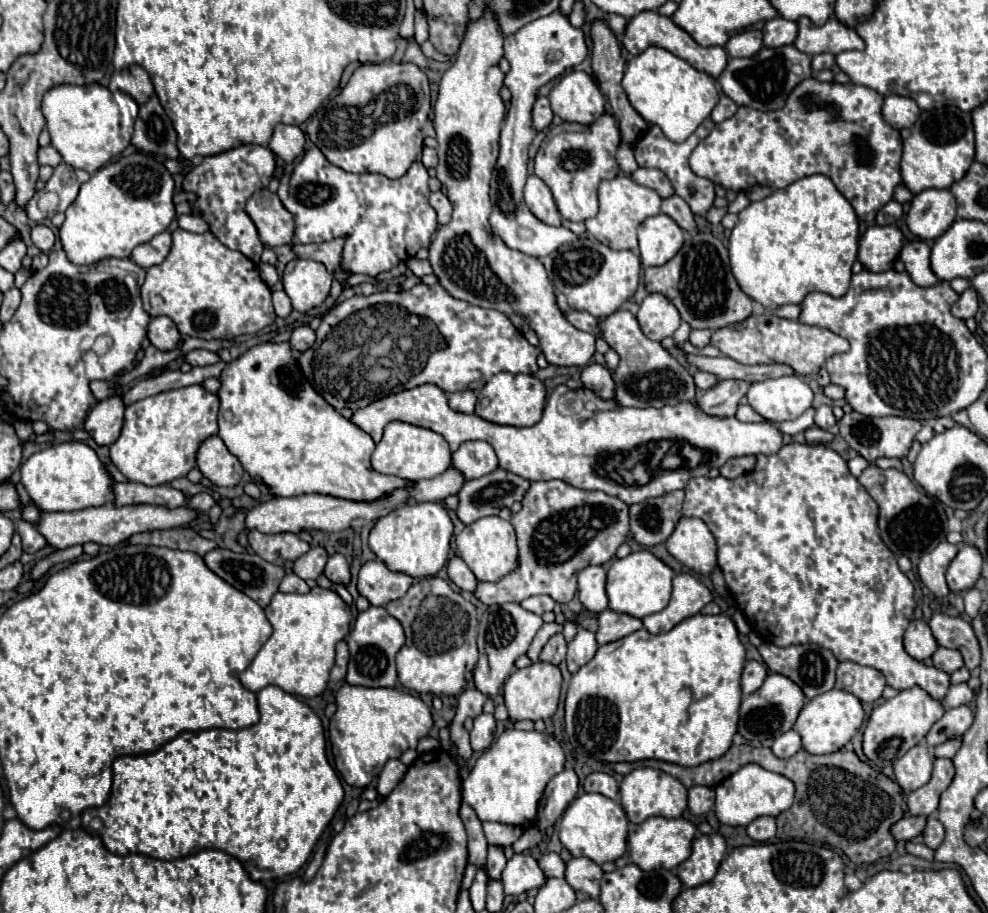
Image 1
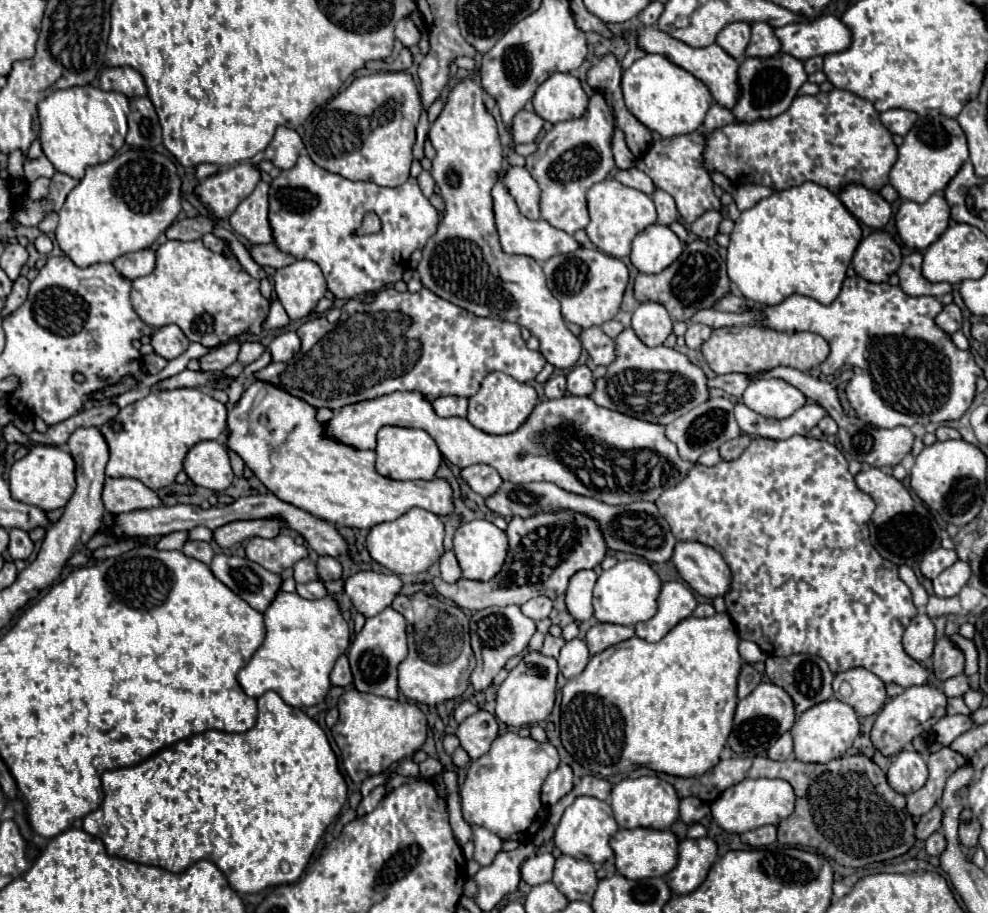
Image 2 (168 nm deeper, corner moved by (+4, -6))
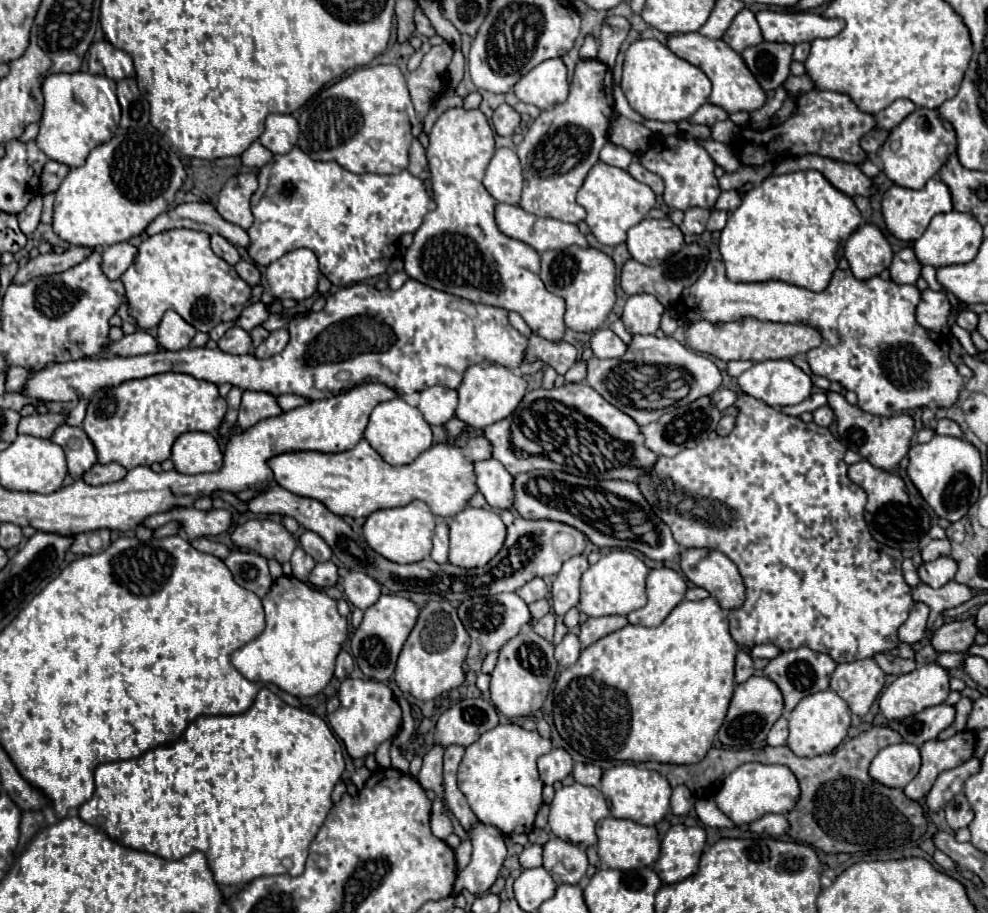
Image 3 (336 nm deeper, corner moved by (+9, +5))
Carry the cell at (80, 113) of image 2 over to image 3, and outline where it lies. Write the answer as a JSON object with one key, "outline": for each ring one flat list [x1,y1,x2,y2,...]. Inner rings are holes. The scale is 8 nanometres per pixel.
{"outline":[[73,72,49,74,41,86,45,104,39,124,37,146,47,158,77,168,85,164,87,154,113,138,121,118,121,107,116,95,116,83,106,76]]}

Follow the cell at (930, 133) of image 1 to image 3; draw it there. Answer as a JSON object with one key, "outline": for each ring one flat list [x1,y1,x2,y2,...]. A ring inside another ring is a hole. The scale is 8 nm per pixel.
{"outline":[[915,108,897,128,893,128,881,148,883,172,891,182,903,188,919,190,933,178,947,158,957,150,953,126,939,114,937,108]]}

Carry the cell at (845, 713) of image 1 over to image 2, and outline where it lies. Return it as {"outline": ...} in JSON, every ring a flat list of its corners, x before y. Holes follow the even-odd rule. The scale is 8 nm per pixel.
{"outline":[[838,699,818,703,816,707,804,711,804,715,800,715,800,719,796,719,794,727,790,729,790,735,794,739,794,755,802,763,828,763,836,757,842,757,852,747,858,729,858,715,850,705]]}

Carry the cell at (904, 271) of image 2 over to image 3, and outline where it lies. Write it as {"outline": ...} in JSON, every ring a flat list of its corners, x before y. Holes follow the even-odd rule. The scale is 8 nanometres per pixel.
{"outline":[[903,248,893,256,893,264,889,268,891,280,897,284,915,284,921,278,921,264,913,252,913,248]]}

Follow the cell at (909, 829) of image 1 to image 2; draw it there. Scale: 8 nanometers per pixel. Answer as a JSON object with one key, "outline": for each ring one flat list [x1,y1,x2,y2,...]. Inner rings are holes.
{"outline":[[934,805,926,815,922,815,922,819,918,821,916,825,916,839,920,841,926,841,932,833,936,833,940,829,940,823,942,823,942,809,940,805]]}

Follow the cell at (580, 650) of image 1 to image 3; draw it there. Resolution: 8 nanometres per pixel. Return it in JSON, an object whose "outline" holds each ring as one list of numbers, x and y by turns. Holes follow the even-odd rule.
{"outline":[[567,632,565,638,555,646,555,660,565,668,573,666,579,660,579,654,581,654,581,644,577,634,573,632]]}

